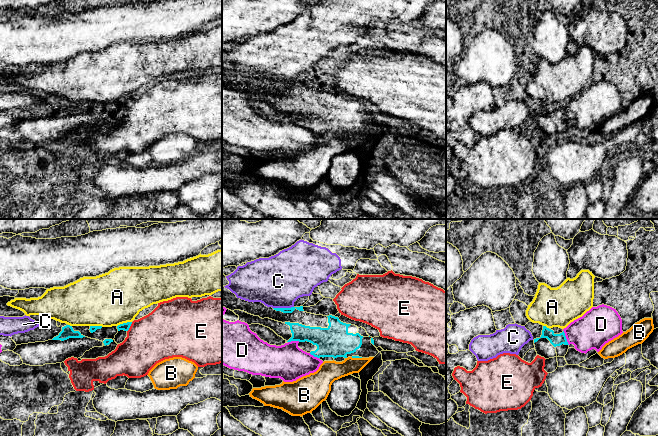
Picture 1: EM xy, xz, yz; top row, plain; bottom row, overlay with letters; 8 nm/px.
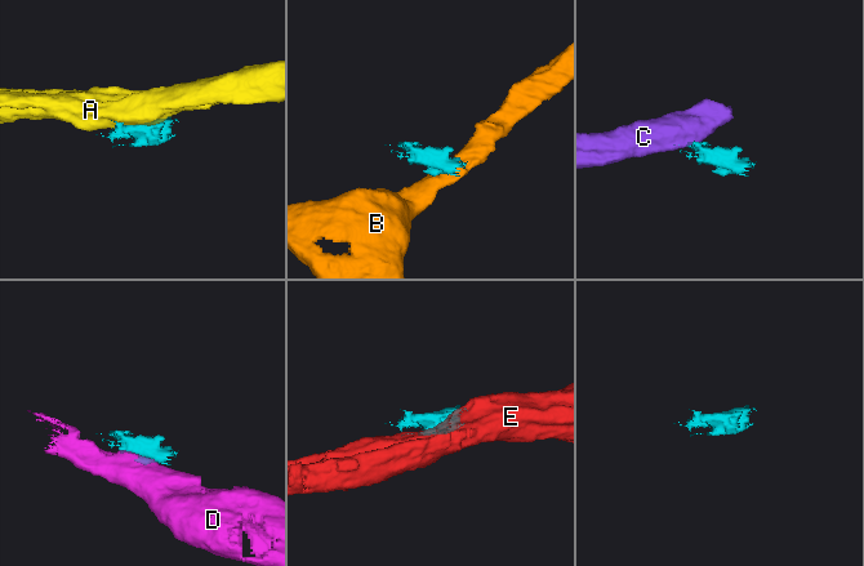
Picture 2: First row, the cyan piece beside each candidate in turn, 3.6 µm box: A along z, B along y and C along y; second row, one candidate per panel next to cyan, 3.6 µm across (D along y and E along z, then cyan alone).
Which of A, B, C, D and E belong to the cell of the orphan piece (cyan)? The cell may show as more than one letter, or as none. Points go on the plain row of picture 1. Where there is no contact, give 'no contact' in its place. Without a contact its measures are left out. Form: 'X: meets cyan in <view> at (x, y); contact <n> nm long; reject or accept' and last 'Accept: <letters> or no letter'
A: meets cyan in xy at (124, 99); contact 130 nm long; reject
B: meets cyan in xz at (356, 133); contact 90 nm long; reject
C: meets cyan in xz at (283, 84); contact 170 nm long; reject
D: meets cyan in yz at (565, 113); contact 130 nm long; reject
E: meets cyan in xy at (129, 103); contact 90 nm long; reject
Accept: no letter

